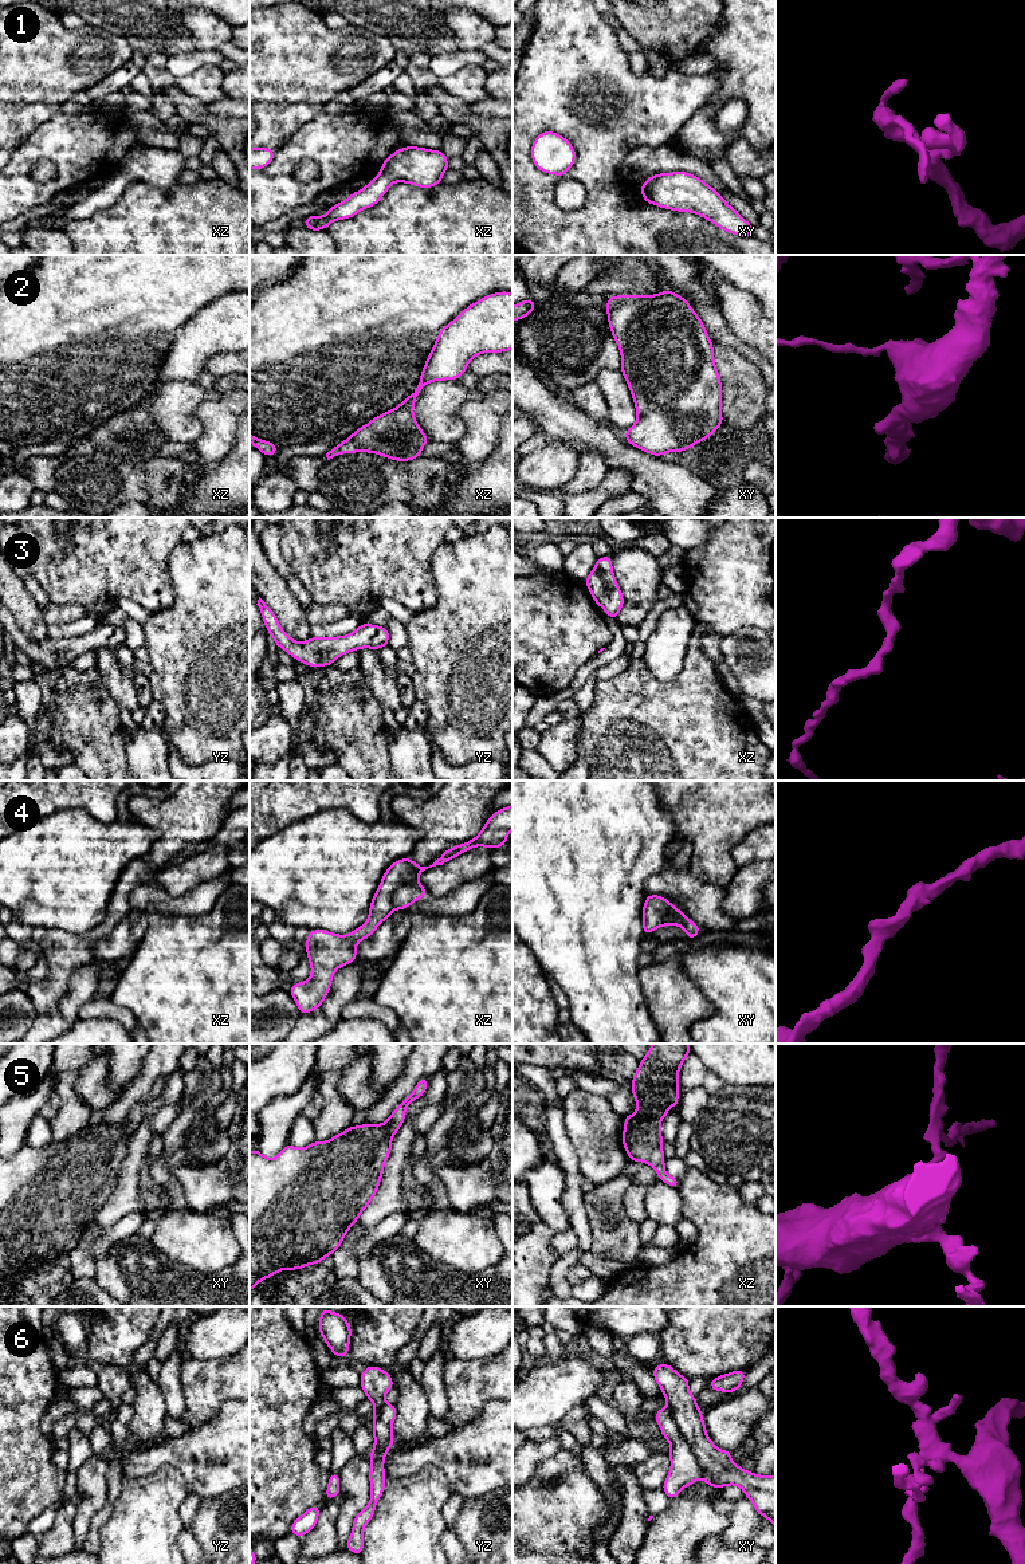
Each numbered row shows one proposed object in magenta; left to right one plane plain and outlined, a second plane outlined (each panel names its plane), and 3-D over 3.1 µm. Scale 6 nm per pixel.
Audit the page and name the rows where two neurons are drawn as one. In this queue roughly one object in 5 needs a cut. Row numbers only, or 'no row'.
2, 4, 6

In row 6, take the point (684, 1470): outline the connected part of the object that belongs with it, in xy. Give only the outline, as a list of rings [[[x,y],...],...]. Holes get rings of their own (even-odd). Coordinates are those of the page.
[[[667,1406],[653,1415],[663,1437],[671,1443],[668,1453],[671,1458],[671,1469],[661,1489],[669,1500],[673,1500],[680,1494],[684,1486],[695,1484],[703,1475],[703,1471],[688,1442],[680,1434],[673,1419],[672,1408]]]

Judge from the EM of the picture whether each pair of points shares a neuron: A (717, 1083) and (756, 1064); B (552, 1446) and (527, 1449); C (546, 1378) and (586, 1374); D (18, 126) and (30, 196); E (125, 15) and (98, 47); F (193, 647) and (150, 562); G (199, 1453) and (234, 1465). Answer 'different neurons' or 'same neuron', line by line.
A: different neurons
B: same neuron
C: same neuron
D: different neurons
E: different neurons
F: different neurons
G: same neuron

